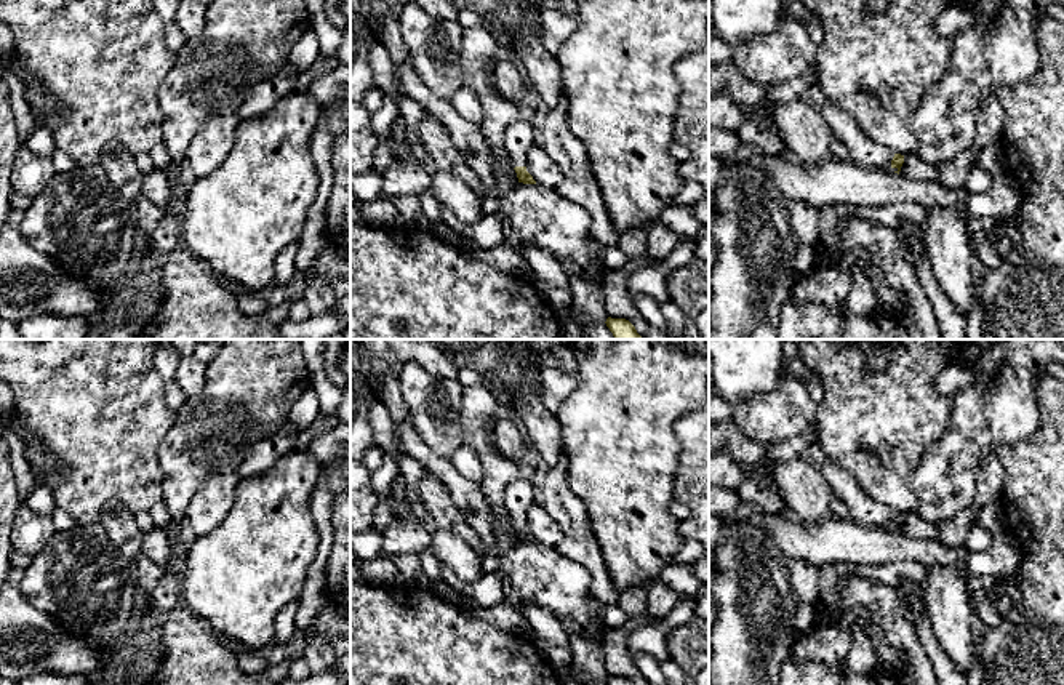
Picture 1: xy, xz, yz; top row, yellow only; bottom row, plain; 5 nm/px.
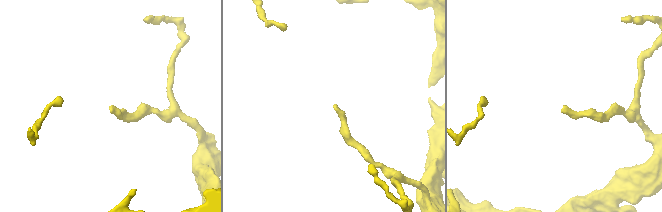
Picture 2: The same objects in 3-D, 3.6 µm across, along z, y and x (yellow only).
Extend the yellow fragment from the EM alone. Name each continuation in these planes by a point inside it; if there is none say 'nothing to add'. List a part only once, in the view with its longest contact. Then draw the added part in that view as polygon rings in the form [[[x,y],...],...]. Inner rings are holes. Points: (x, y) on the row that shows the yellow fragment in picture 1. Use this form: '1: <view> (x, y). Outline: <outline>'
1: yz (864, 152). Outline: [[[826,98],[821,114],[834,136],[846,146],[853,163],[891,173],[898,171],[898,168],[891,166],[894,152],[872,142],[858,126],[856,120],[832,99]]]

